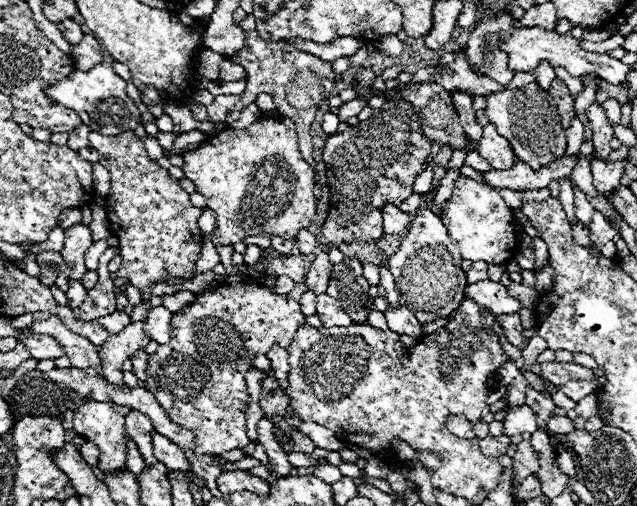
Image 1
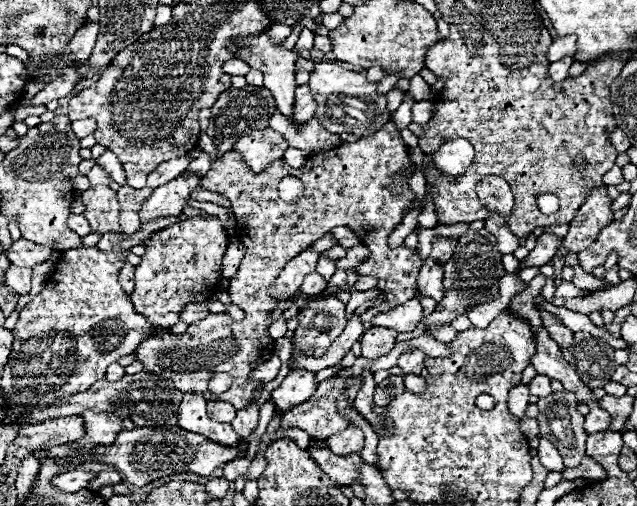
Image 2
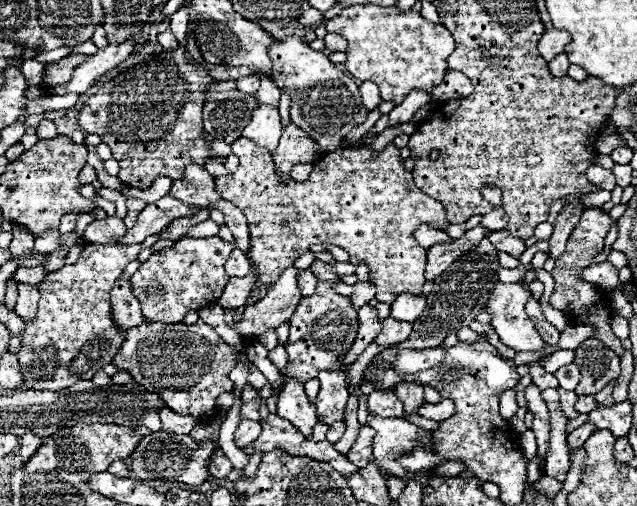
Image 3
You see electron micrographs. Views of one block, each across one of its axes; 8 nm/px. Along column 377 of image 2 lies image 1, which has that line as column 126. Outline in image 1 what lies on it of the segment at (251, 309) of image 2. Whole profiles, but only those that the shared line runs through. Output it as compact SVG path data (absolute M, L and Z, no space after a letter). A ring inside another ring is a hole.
M90 132L90 144L100 154L100 164L110 172L106 208L110 228L120 240L122 256L122 268L116 274L128 278L144 298L150 298L148 286L154 282L176 284L176 276L190 278L202 248L198 228L200 208L192 206L190 196L178 186L178 182L148 158L144 142L138 140L134 132L118 136Z

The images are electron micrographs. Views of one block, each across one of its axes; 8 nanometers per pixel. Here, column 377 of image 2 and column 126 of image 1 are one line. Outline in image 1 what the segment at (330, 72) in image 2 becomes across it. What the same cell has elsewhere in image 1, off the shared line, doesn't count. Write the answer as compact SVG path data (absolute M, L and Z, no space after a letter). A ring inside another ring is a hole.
M100 62L88 72L74 70L70 78L46 88L46 94L60 106L74 110L80 116L80 120L94 132L118 134L134 130L140 124L140 110L134 104L134 100L126 94L126 82L114 72L110 62Z

